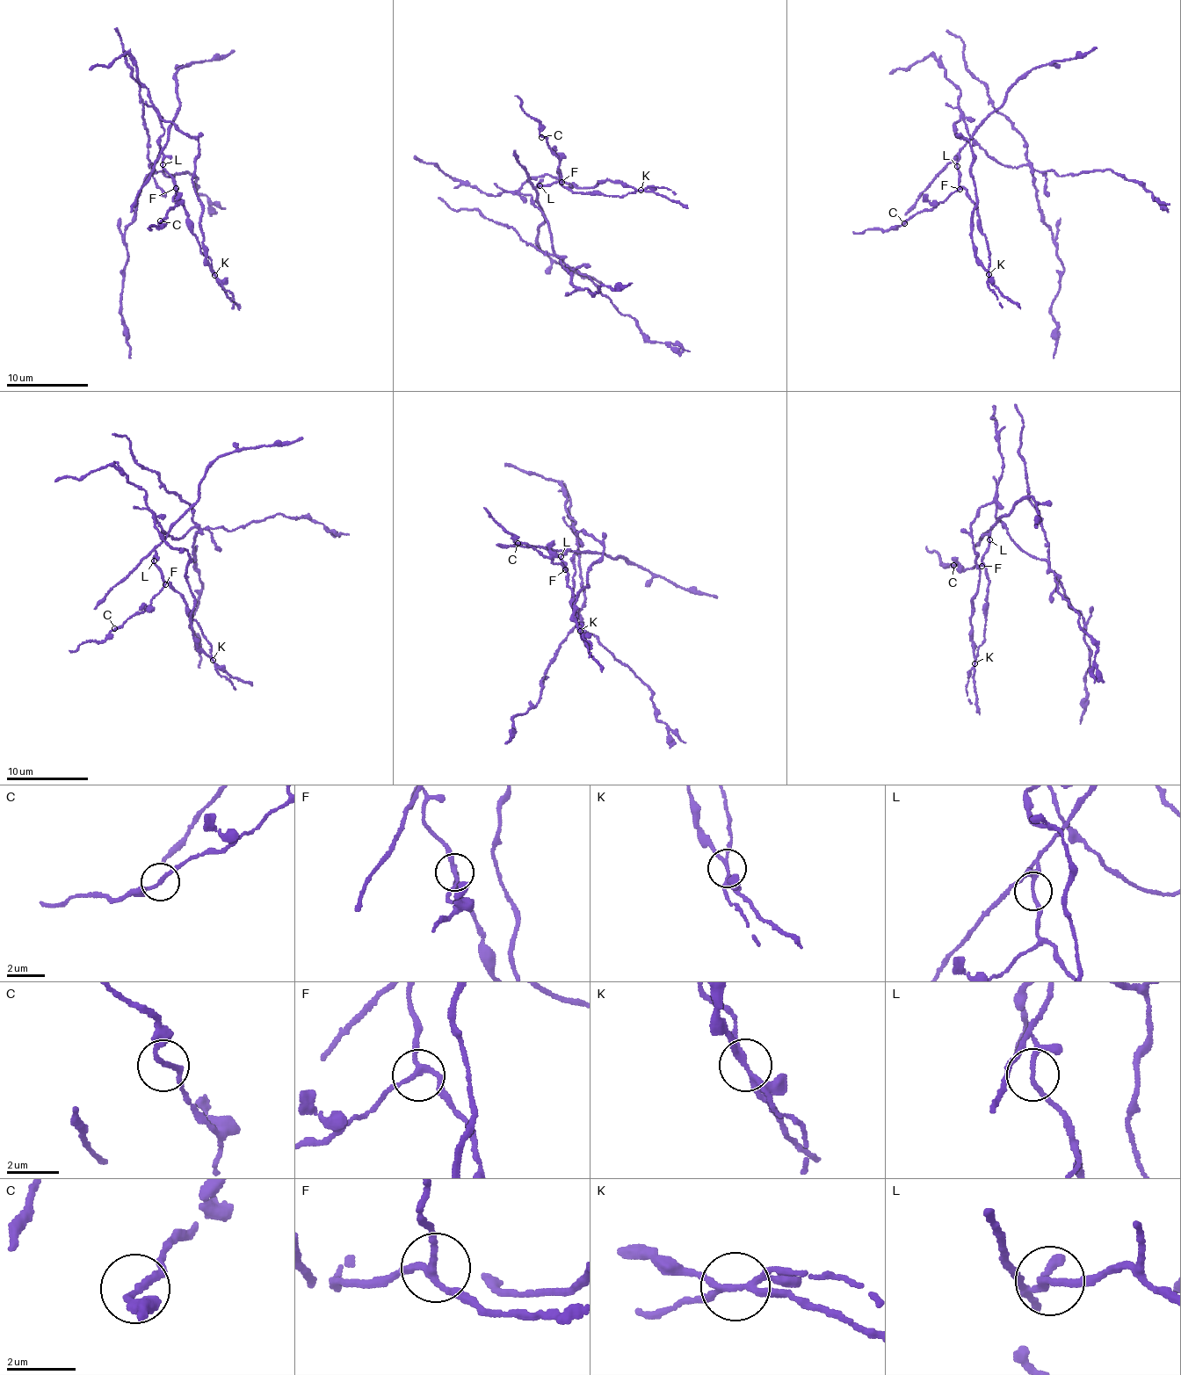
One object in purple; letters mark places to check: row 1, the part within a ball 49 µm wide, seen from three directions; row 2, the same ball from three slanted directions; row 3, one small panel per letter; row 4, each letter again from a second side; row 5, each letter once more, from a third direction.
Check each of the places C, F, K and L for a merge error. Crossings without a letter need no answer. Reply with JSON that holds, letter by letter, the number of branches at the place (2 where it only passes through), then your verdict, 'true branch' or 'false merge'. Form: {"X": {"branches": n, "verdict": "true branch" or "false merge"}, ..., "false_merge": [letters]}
{"C": {"branches": 2, "verdict": "true branch"}, "F": {"branches": 3, "verdict": "true branch"}, "K": {"branches": 3, "verdict": "false merge"}, "L": {"branches": 3, "verdict": "false merge"}, "false_merge": ["K", "L"]}

